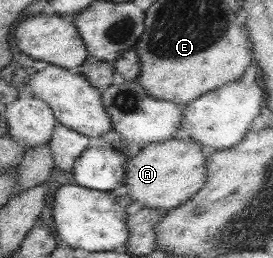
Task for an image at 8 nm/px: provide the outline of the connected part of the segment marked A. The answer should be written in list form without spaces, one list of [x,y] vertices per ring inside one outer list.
[[[182,136],[146,144],[124,165],[124,184],[128,185],[125,201],[139,202],[142,208],[163,211],[182,205],[204,185],[206,158],[194,140]]]

